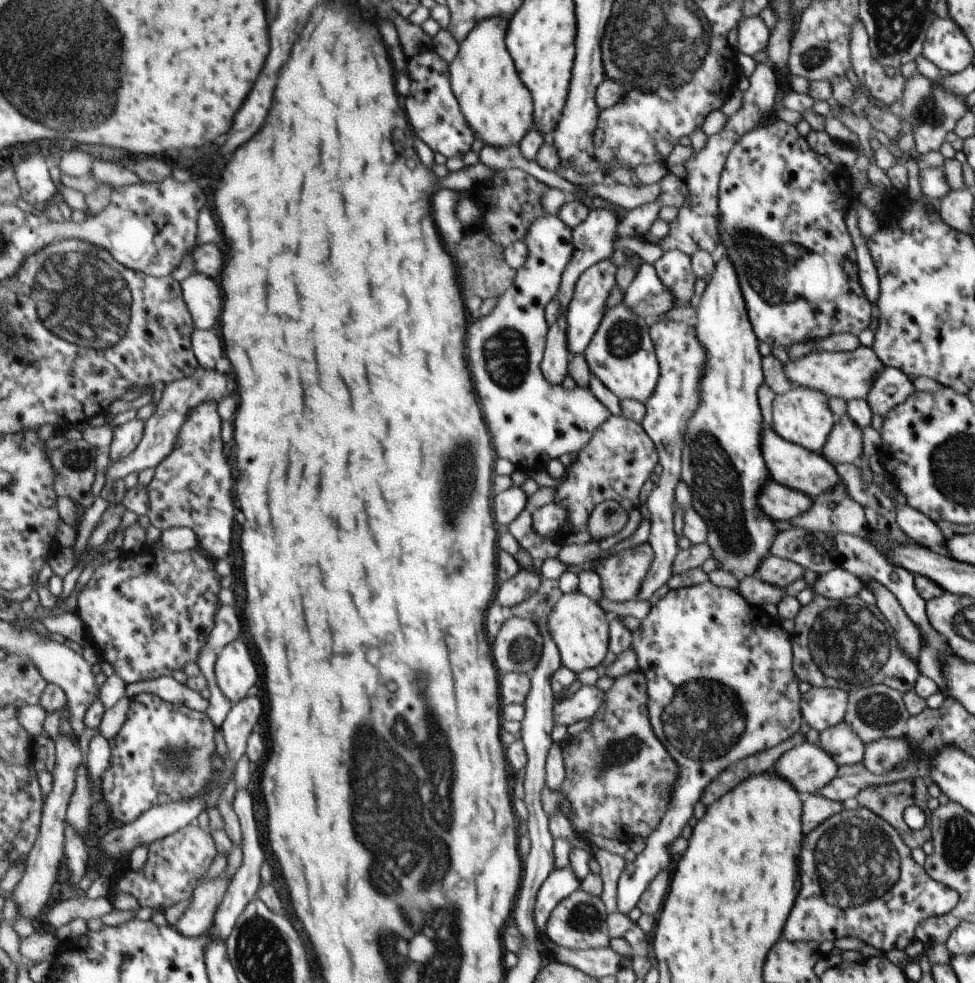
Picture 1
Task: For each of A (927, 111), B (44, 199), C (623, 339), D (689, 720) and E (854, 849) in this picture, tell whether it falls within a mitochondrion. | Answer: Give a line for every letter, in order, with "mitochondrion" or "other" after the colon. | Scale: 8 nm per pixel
A: mitochondrion
B: other
C: mitochondrion
D: mitochondrion
E: mitochondrion

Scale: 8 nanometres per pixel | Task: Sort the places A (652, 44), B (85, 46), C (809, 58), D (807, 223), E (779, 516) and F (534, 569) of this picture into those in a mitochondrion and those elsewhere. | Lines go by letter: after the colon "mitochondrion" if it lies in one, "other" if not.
A: mitochondrion
B: mitochondrion
C: mitochondrion
D: other
E: other
F: other

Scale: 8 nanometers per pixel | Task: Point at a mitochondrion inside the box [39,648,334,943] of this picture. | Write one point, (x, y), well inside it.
(185, 758)

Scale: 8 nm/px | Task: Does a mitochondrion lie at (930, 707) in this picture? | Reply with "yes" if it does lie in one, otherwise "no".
no

